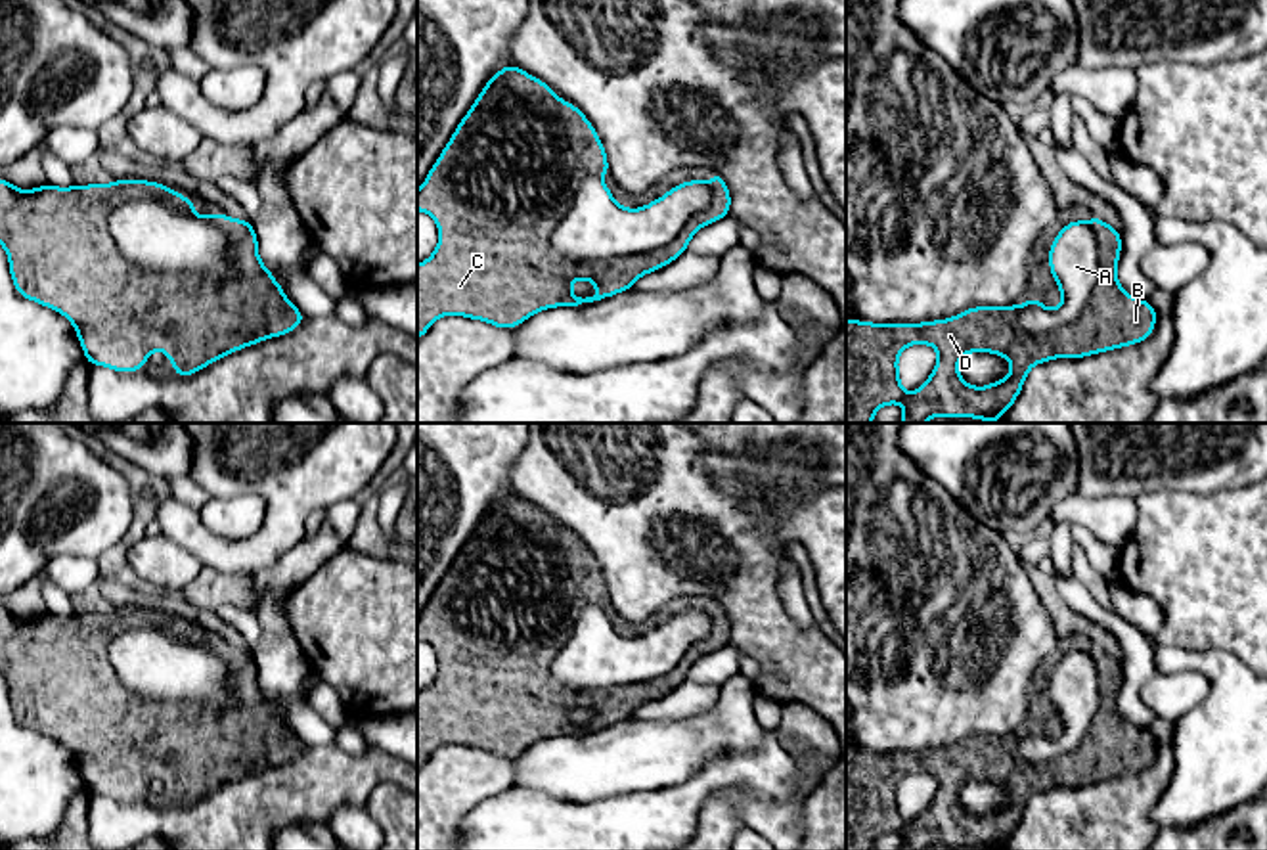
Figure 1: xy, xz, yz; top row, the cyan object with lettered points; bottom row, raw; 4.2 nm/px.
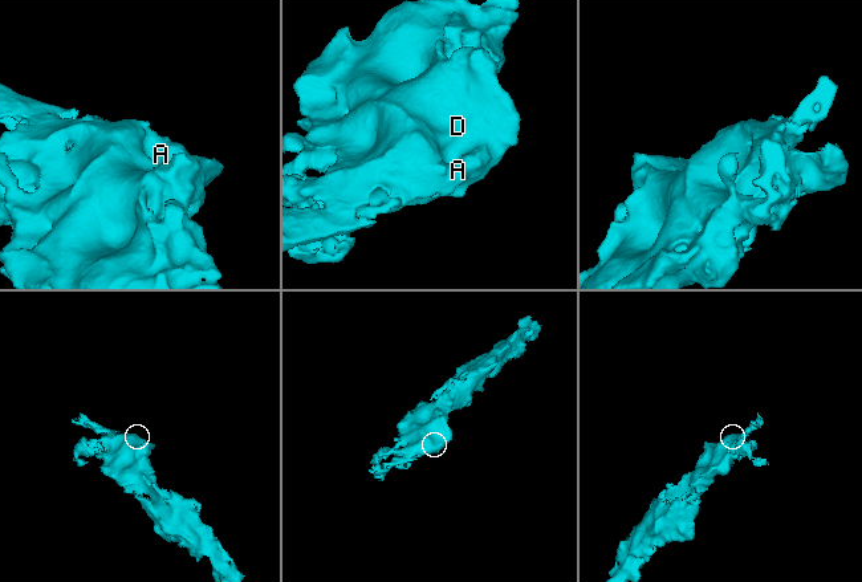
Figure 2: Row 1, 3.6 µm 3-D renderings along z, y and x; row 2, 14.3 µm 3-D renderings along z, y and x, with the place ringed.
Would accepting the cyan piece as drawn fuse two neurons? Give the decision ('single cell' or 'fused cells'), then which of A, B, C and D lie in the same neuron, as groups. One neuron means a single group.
fused cells | A / B C D

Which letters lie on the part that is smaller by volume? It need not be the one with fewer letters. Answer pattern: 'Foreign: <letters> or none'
Foreign: A

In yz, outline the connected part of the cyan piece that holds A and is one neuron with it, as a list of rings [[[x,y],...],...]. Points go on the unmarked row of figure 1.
[[[1081,649],[1068,651],[1051,672],[1049,697],[1062,731],[1047,737],[1037,726],[1020,733],[1018,752],[1032,764],[1047,766],[1055,758],[1074,752],[1100,705],[1099,674],[1091,657]]]

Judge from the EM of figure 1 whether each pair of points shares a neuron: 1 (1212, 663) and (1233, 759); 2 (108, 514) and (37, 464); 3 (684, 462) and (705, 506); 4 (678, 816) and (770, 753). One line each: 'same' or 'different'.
1: same
2: same
3: same
4: same

